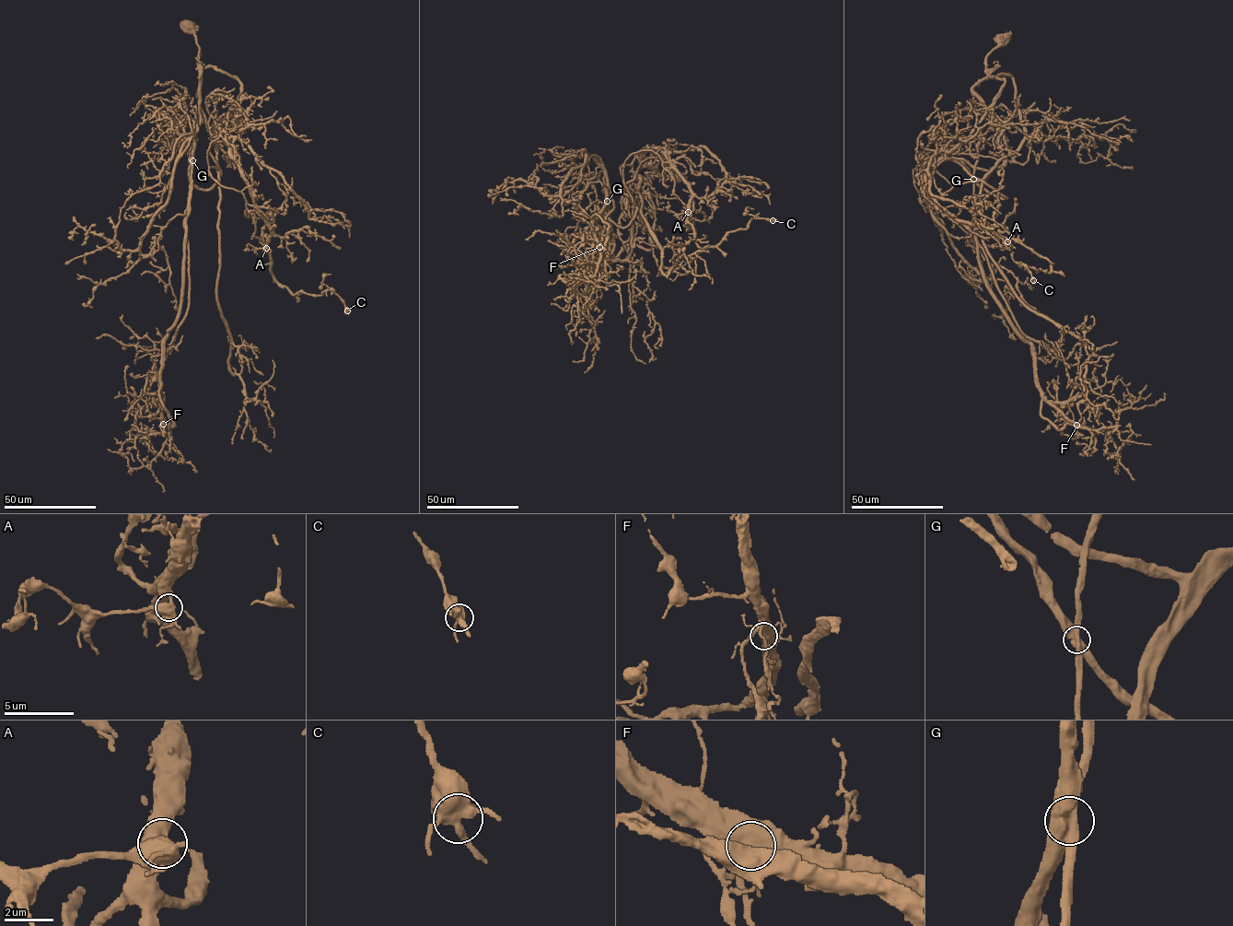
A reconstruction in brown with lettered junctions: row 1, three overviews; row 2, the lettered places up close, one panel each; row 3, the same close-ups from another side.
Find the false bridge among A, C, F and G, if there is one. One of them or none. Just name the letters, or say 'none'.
G

